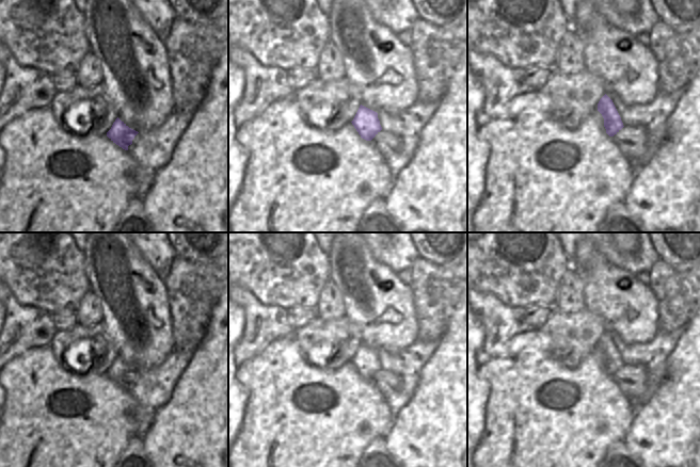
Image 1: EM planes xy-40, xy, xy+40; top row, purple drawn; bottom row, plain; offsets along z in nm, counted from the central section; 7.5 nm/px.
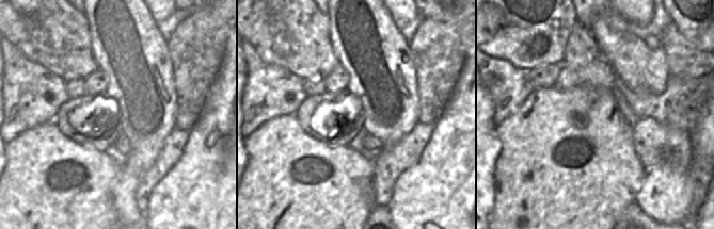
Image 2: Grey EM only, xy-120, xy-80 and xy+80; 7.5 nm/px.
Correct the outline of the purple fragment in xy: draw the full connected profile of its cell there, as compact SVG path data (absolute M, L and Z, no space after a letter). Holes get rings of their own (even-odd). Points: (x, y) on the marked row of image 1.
M361 104L351 123L362 139L373 141L382 155L399 150L401 142L394 134L382 130L377 112Z

